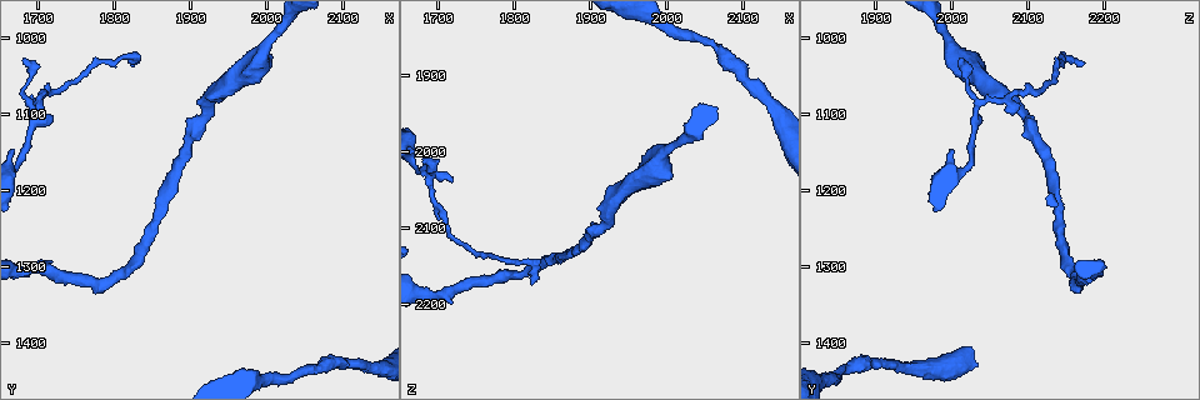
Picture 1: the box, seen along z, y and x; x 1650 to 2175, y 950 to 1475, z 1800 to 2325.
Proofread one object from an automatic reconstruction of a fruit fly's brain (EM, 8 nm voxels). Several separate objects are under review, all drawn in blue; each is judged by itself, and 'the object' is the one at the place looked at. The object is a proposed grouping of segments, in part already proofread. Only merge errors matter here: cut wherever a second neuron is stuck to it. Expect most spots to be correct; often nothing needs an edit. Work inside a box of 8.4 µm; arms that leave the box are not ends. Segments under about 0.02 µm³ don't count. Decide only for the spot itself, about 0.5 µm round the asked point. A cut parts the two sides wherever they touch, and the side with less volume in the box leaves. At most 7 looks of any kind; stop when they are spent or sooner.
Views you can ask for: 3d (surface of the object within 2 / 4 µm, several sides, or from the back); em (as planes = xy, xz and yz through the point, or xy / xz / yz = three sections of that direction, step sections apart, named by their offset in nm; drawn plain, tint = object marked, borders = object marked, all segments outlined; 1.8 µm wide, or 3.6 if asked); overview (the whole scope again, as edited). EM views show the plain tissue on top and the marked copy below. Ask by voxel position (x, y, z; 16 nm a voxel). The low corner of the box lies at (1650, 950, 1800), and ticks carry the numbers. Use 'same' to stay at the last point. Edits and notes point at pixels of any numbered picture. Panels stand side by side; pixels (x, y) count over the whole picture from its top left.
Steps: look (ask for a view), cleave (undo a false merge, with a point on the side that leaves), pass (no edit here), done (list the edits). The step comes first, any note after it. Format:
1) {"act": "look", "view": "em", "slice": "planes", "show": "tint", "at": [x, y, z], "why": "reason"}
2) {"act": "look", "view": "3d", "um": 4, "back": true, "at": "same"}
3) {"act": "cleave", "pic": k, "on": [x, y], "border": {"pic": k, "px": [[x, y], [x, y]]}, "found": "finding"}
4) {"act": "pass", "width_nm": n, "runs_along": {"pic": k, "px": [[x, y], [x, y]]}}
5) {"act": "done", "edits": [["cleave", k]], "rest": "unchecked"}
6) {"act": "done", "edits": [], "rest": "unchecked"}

{"act": "look", "view": "em", "slice": "xz", "step": 16, "show": "tint", "at": [2015, 990, 1985], "why": "a narrow waist"}

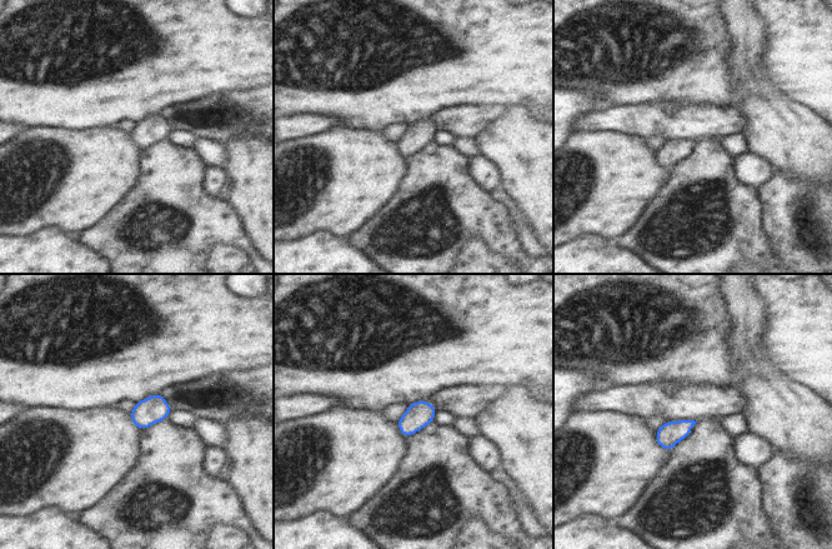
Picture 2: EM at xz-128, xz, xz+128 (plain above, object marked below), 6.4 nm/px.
{"act": "look", "view": "em", "slice": "planes", "show": "tint", "at": "same", "why": "another direction"}

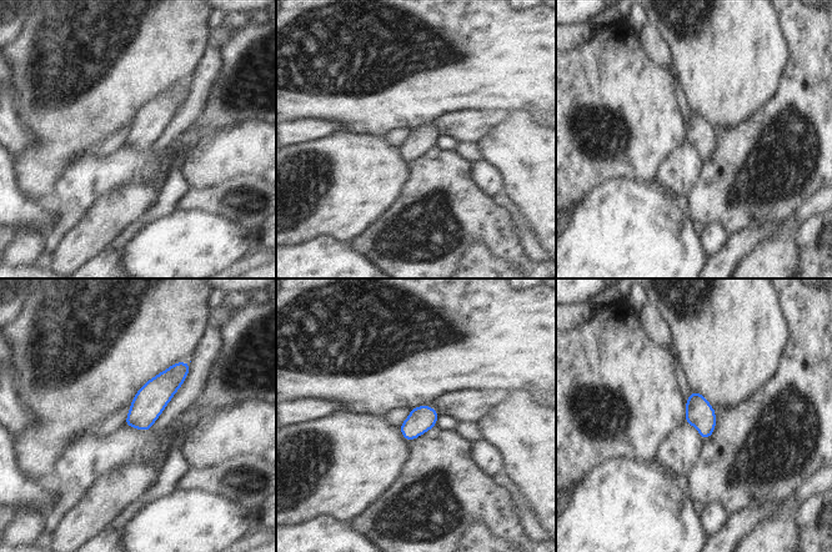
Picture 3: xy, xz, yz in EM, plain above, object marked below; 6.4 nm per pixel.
{"act": "pass", "found": "one neuron here"}

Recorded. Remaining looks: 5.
{"act": "look", "view": "em", "slice": "xz", "step": 16, "show": "tint", "at": [2145, 1435, 1940], "why": "sudden change in width"}

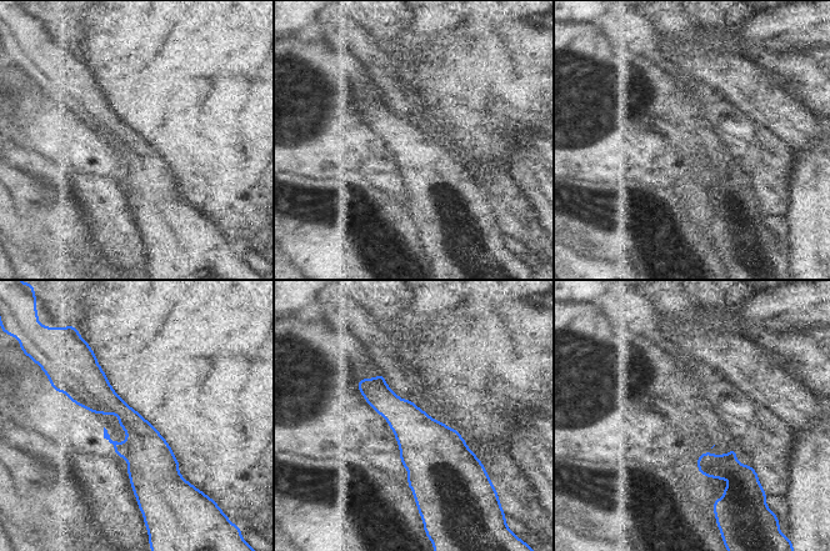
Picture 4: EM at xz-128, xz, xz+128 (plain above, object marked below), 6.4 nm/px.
{"act": "look", "view": "em", "slice": "planes", "show": "tint", "at": "same"}

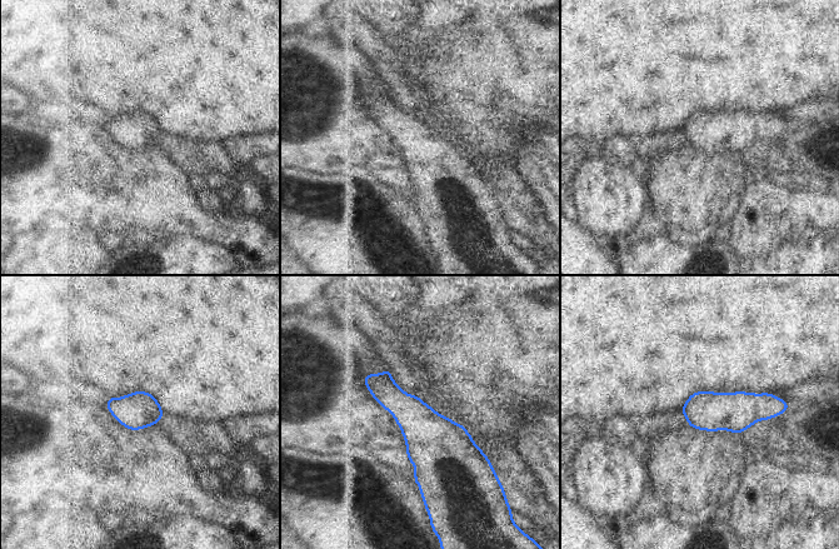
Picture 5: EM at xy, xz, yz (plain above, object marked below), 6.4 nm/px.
{"act": "pass", "found": "one neuron here"}

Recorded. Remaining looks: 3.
{"act": "look", "view": "em", "slice": "planes", "show": "tint", "at": [2005, 1450, 1835], "why": "calibre changes"}

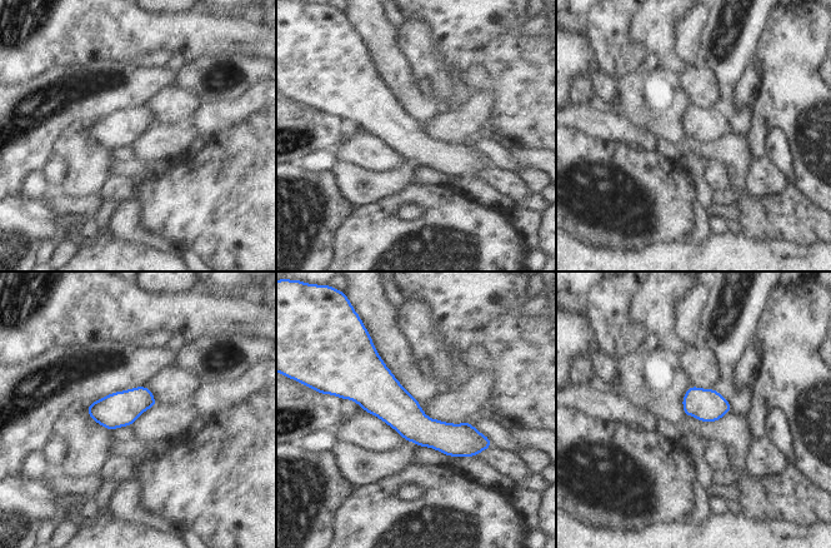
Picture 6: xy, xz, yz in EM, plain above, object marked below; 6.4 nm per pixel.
{"act": "pass", "runs_along": {"pic": 6, "px": [[344, 393], [485, 441]]}, "found": "all the same neuron"}

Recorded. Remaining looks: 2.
{"act": "done", "edits": [], "rest": "unchecked"}

